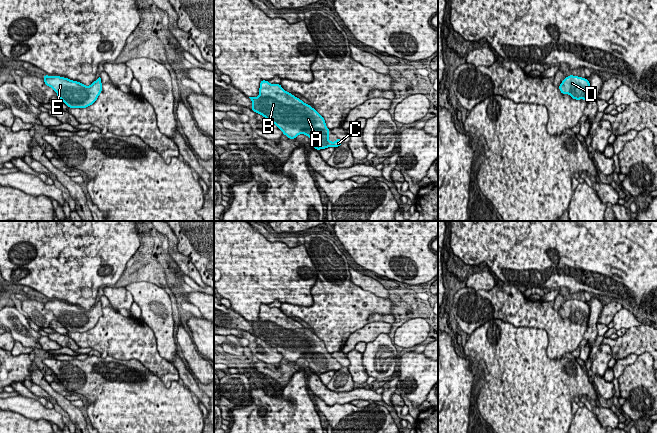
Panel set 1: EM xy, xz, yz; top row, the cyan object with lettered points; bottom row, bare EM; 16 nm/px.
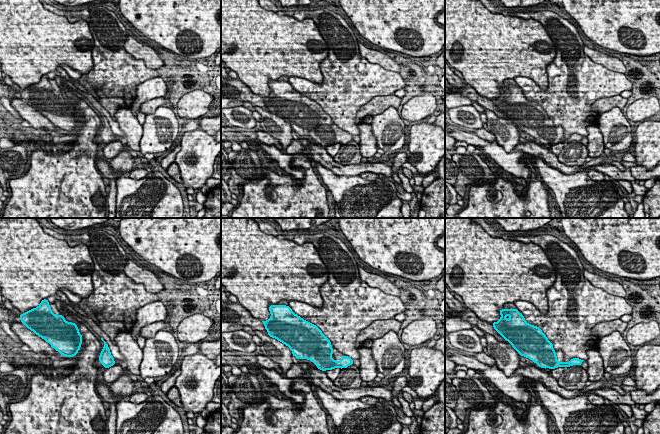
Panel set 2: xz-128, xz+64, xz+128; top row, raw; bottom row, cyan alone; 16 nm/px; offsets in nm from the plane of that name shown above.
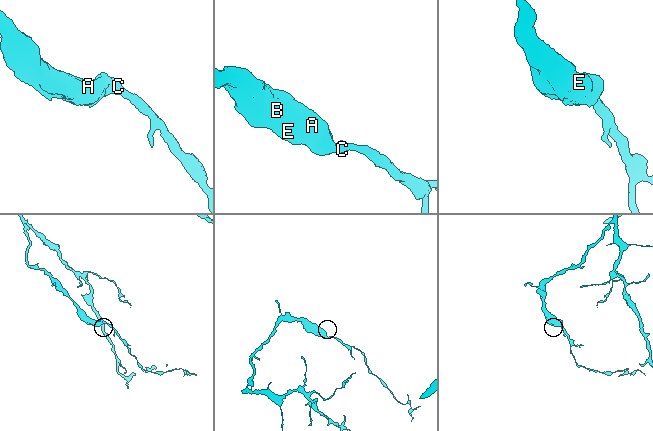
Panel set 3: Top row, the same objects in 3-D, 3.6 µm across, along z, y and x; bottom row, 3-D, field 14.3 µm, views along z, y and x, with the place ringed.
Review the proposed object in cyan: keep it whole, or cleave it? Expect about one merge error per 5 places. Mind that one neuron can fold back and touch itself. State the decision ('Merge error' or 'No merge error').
No merge error

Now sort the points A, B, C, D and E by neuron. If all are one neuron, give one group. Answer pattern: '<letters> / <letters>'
A B C D E

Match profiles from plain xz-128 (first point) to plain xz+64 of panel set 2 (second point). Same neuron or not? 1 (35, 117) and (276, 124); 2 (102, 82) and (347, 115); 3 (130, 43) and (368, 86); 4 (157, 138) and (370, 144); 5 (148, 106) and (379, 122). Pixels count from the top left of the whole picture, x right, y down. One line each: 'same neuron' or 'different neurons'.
1: same neuron
2: same neuron
3: different neurons
4: different neurons
5: different neurons

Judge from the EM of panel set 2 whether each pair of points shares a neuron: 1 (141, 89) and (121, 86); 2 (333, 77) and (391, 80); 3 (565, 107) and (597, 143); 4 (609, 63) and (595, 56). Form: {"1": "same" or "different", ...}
{"1": "different", "2": "same", "3": "different", "4": "same"}

